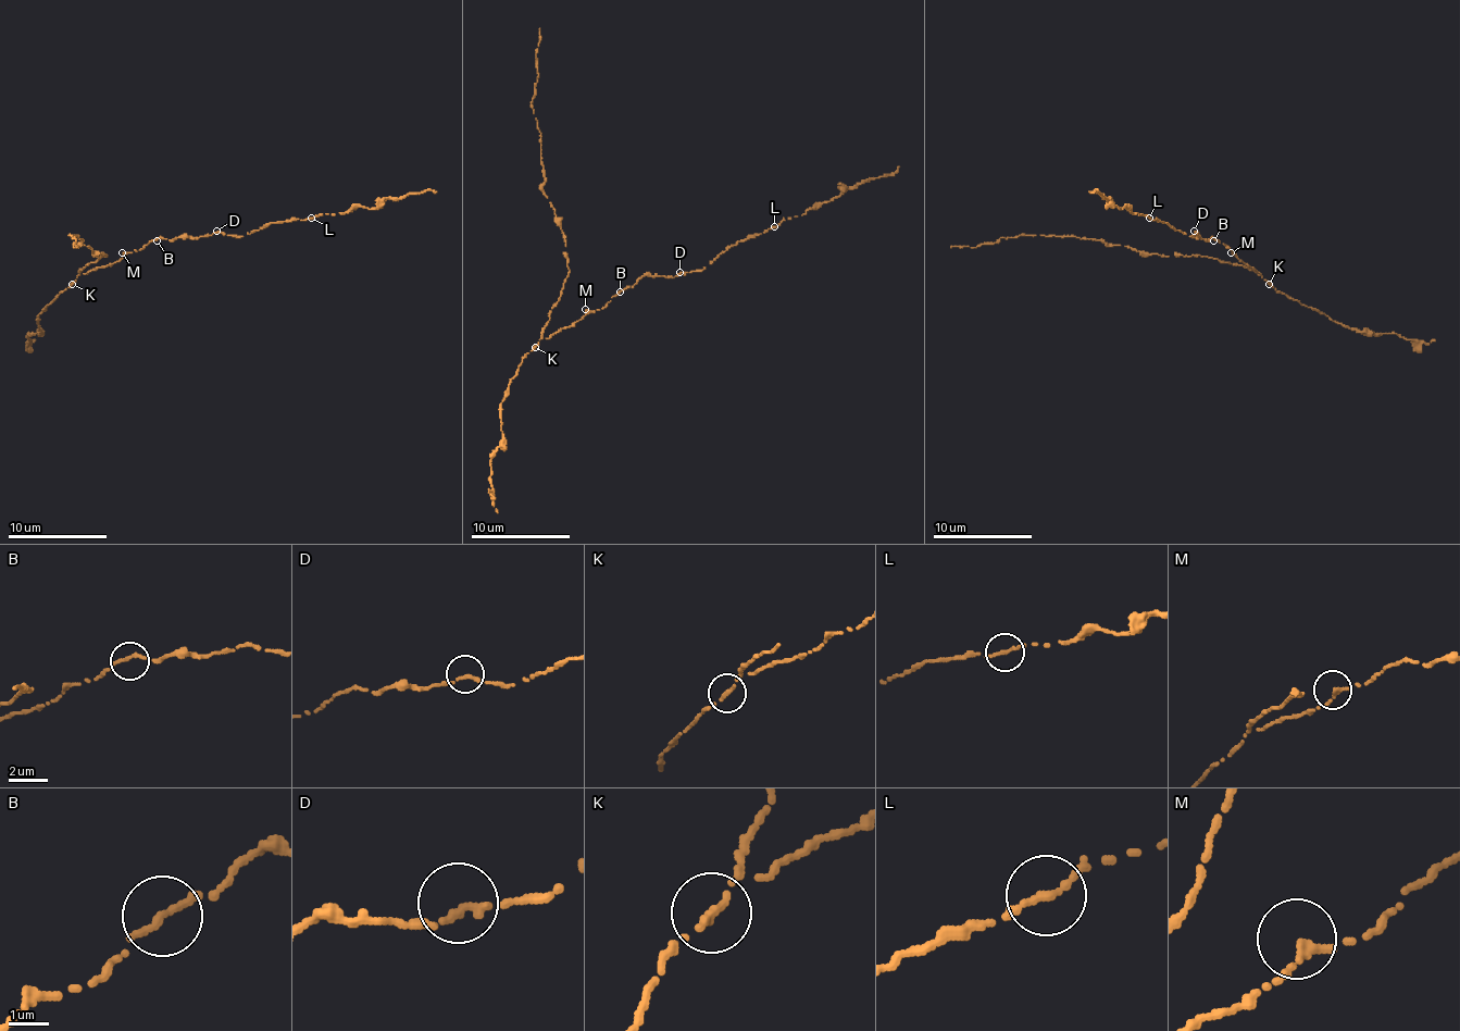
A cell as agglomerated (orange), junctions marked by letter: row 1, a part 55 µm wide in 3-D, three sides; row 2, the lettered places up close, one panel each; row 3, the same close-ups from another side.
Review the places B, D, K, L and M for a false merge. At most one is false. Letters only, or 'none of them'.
K

